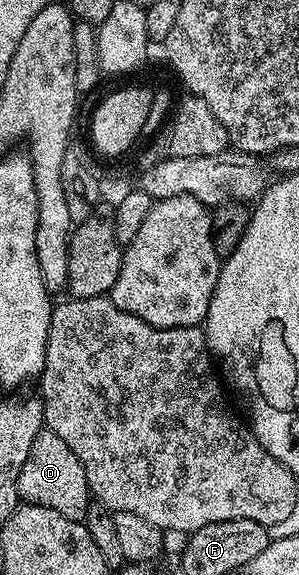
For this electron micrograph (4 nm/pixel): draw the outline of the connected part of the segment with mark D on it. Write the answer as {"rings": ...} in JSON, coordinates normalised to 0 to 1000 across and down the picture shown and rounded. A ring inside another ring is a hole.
{"rings":[[[144,744],[120,763],[107,763],[94,798],[80,798],[80,812],[67,812],[60,863],[84,877],[174,882],[174,889],[201,889],[201,896],[244,906],[274,906],[288,883],[308,875],[301,842],[288,838],[268,798],[254,798],[254,784],[161,744]]]}

